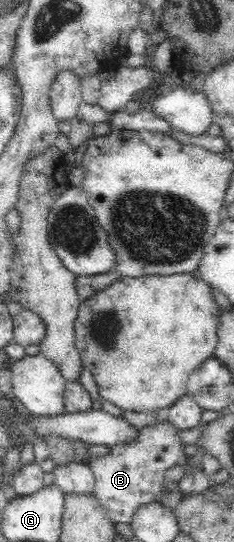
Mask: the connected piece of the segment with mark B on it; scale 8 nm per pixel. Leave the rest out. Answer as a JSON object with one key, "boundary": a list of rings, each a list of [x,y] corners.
{"boundary":[[[164,415],[162,422],[139,429],[135,444],[114,446],[111,453],[89,461],[89,468],[95,476],[94,494],[109,512],[114,526],[130,524],[135,510],[140,505],[155,501],[166,488],[165,472],[186,457],[185,443],[177,435],[178,430]]]}

